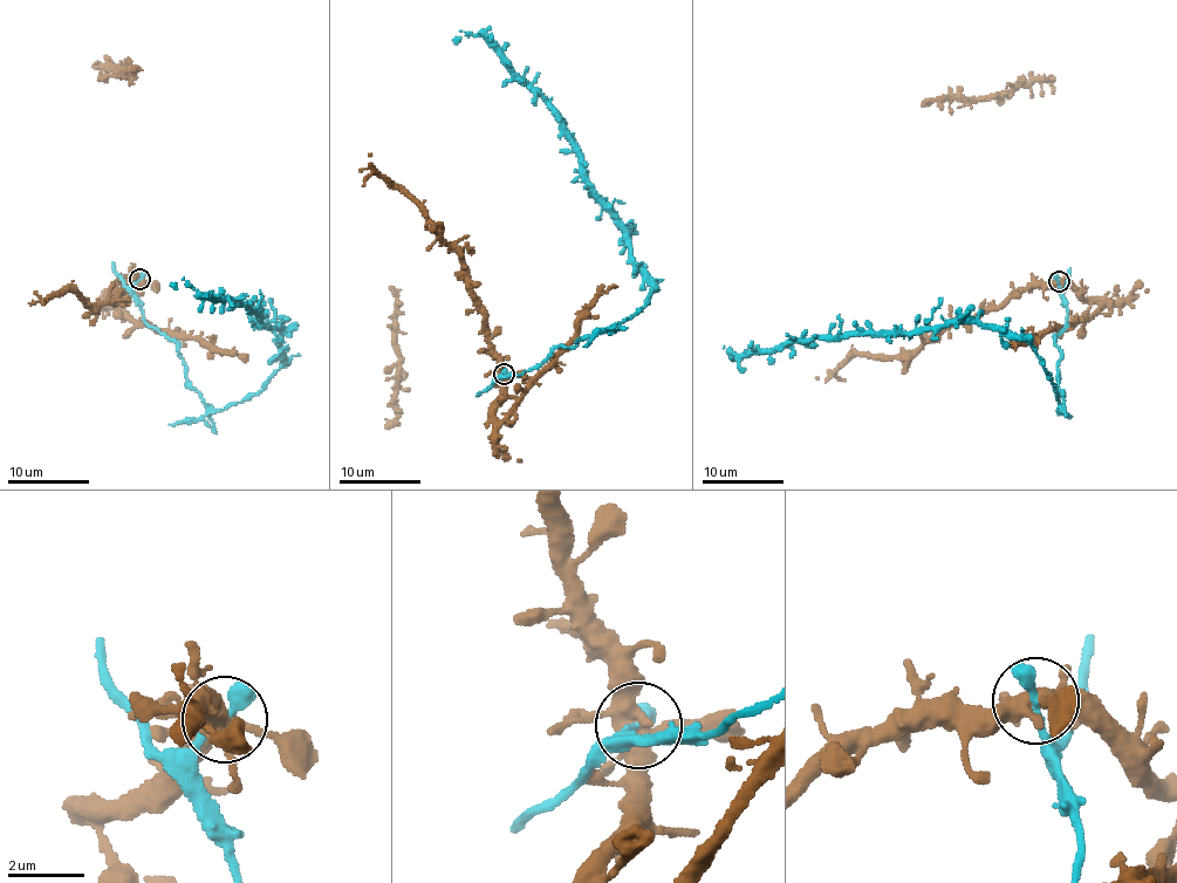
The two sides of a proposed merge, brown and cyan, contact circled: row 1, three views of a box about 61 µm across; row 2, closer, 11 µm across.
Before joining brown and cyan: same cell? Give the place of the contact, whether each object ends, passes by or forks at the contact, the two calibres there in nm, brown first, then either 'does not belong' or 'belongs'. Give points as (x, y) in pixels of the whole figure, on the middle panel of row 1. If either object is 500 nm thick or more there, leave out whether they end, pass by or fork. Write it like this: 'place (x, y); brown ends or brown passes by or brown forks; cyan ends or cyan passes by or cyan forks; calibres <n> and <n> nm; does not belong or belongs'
place (504, 374); brown forks; cyan ends; calibres 440 and 380 nm; does not belong

